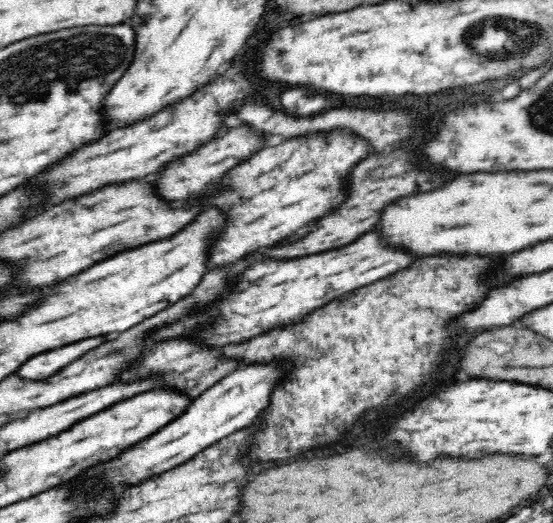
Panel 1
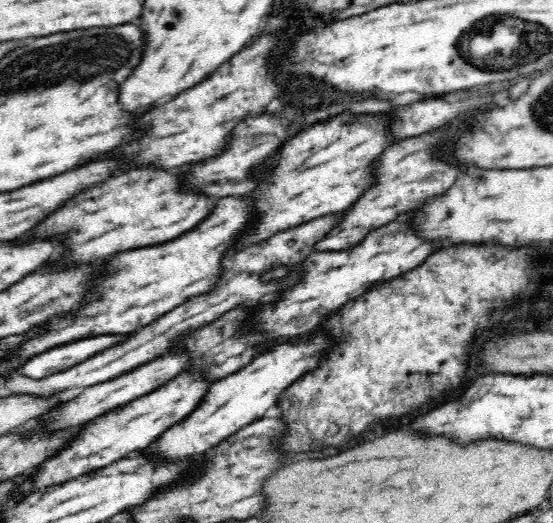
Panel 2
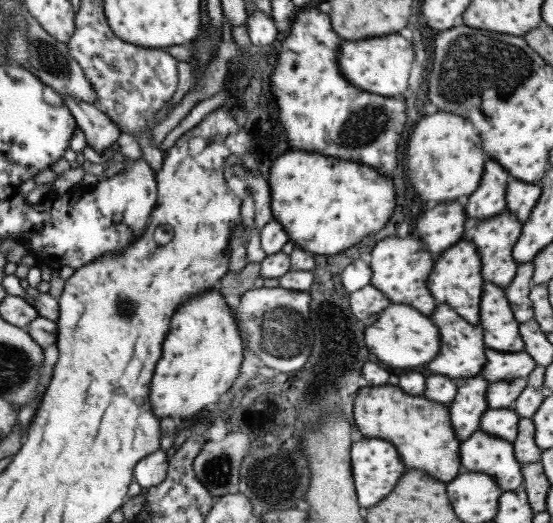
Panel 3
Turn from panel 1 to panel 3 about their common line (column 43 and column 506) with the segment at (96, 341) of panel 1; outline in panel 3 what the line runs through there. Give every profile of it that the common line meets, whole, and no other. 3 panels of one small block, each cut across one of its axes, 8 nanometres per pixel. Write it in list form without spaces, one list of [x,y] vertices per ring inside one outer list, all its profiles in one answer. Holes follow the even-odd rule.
[[[485,350],[485,366],[479,372],[487,382],[499,382],[499,380],[511,380],[513,378],[525,378],[534,368],[535,362],[525,351],[499,352],[497,350]]]

